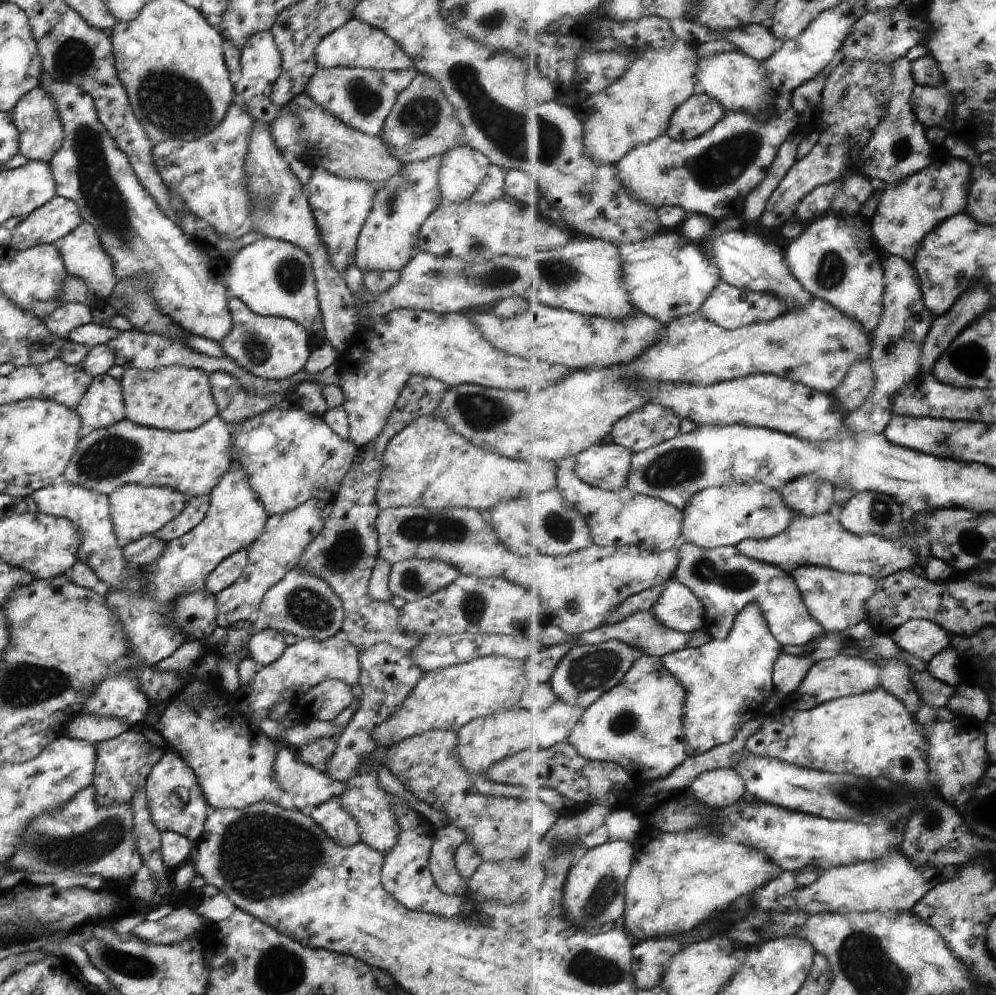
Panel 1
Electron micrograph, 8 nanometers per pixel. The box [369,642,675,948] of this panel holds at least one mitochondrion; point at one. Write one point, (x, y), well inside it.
(589, 671)

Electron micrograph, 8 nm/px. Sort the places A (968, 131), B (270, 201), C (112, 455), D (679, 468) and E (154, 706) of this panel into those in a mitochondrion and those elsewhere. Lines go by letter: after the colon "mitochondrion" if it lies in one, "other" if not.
A: other
B: mitochondrion
C: mitochondrion
D: mitochondrion
E: other

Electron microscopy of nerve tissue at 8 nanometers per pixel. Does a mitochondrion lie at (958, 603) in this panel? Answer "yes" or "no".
no

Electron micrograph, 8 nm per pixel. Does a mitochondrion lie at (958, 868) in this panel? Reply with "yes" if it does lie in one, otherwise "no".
no

